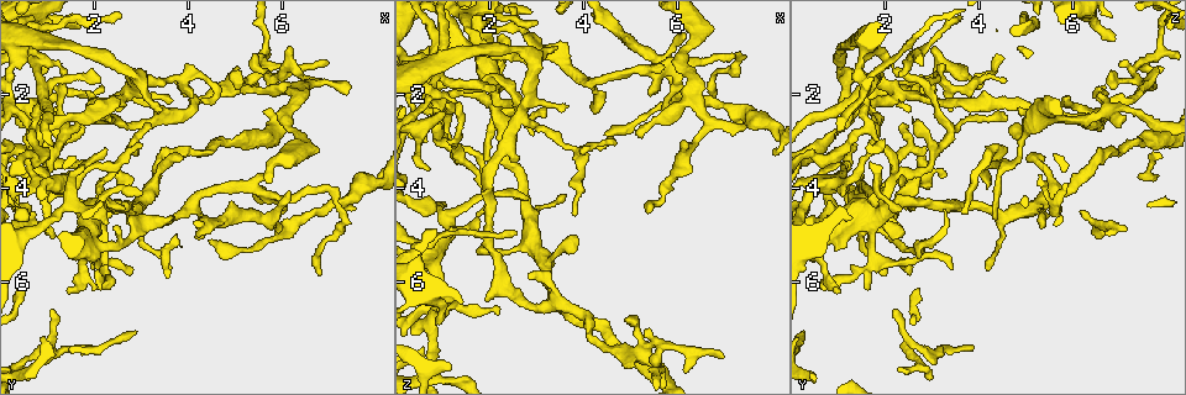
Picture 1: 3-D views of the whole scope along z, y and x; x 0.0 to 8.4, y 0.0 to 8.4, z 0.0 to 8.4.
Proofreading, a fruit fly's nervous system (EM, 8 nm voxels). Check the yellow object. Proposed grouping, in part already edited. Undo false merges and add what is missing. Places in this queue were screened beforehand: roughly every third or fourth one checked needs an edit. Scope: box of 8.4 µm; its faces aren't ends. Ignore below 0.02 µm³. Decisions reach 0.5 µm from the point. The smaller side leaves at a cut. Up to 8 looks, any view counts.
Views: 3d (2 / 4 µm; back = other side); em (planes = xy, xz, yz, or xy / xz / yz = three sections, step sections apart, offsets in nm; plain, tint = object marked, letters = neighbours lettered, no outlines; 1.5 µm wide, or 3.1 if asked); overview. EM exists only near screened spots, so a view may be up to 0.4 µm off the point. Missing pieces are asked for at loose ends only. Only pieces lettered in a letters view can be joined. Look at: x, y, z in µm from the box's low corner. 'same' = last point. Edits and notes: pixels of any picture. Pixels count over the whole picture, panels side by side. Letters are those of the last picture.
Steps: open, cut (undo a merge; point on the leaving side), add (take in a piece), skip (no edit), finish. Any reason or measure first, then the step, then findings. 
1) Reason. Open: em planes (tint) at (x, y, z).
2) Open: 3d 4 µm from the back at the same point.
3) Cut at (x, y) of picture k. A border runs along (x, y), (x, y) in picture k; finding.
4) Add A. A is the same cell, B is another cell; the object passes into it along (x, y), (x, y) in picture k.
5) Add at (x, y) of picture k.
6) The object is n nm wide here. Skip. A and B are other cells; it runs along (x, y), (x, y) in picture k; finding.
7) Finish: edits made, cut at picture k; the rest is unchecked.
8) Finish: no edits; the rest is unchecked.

Looks like a crossing. Open: em planes (tint) at (2.70, 2.00, 2.30).

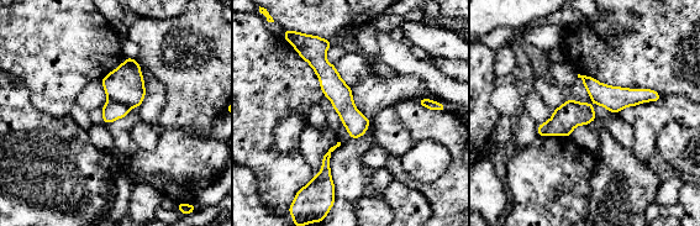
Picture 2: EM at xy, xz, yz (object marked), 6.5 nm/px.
Open: em planes (letters) at the same point.

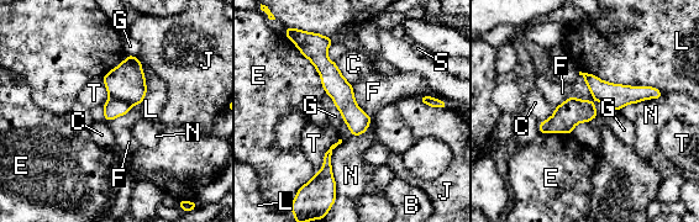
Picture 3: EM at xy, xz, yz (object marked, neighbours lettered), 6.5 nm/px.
The object is 150 nm wide here; the longest contact is with L, 550 nm. Skip. B, C, E, F, G, J, L, N, S and T are other cells; all the same cell.

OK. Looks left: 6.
Branch stops here. Open: 3d 2 µm at (4.35, 2.10, 3.15).

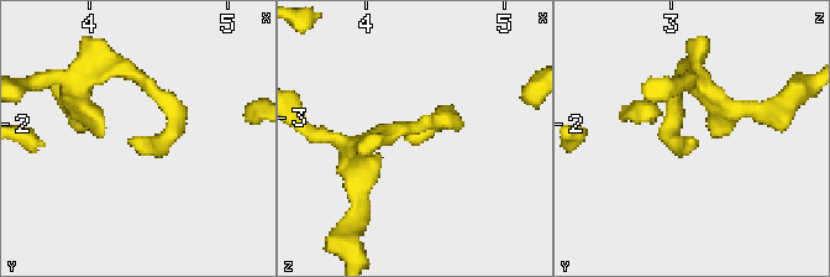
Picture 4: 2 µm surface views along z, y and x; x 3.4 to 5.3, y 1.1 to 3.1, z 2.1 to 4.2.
Open: em planes (letters) at (4.30, 2.10, 3.14).

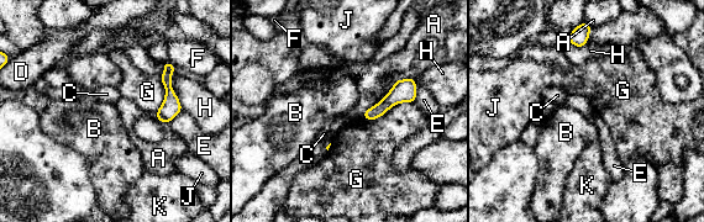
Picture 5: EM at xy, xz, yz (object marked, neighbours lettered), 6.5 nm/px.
The object is 90 nm wide here; the longest contact is with G, 360 nm. Skip. A, B, C, D, E, F, G, H, J and K are other cells; none of them fits.

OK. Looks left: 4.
Tapers out. Open: 3d 4 µm at (7.00, 1.30, 7.60).

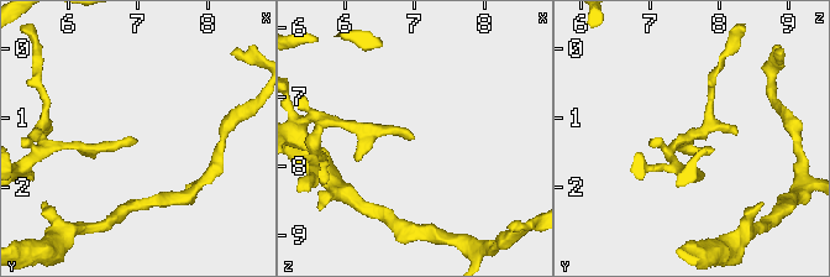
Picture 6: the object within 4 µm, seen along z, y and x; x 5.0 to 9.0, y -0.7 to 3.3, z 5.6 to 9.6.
Open: em planes (tint) at (7.00, 1.30, 7.60).

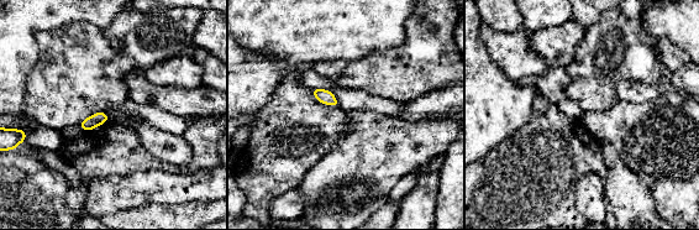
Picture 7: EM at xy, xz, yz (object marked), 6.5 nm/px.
Open: em planes (letters) at the same point.

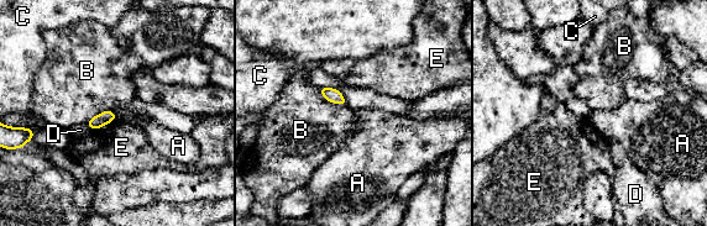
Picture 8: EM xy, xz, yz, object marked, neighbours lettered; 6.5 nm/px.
The longest contact is with B, 220 nm. Skip. A, B, C, D and E are other cells; a border runs along (319, 89), (325, 99), (346, 105) in picture 8; no lettered piece goes on from it.

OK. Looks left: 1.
Finish: no edits; the rest is unchecked.

